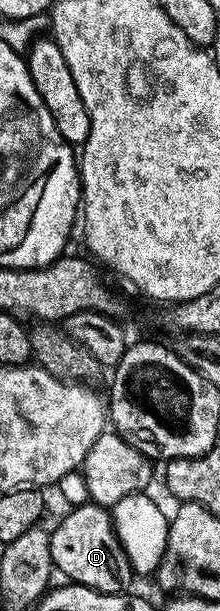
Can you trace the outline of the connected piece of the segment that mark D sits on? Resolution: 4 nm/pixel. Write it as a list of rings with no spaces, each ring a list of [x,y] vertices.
[[[88,502],[70,507],[68,511],[69,513],[58,522],[57,529],[53,528],[50,533],[51,558],[54,569],[58,573],[62,572],[66,581],[94,588],[97,592],[124,593],[125,587],[132,580],[135,580],[135,573],[127,554],[124,552],[120,538],[117,536],[110,509],[103,508],[100,504]]]

